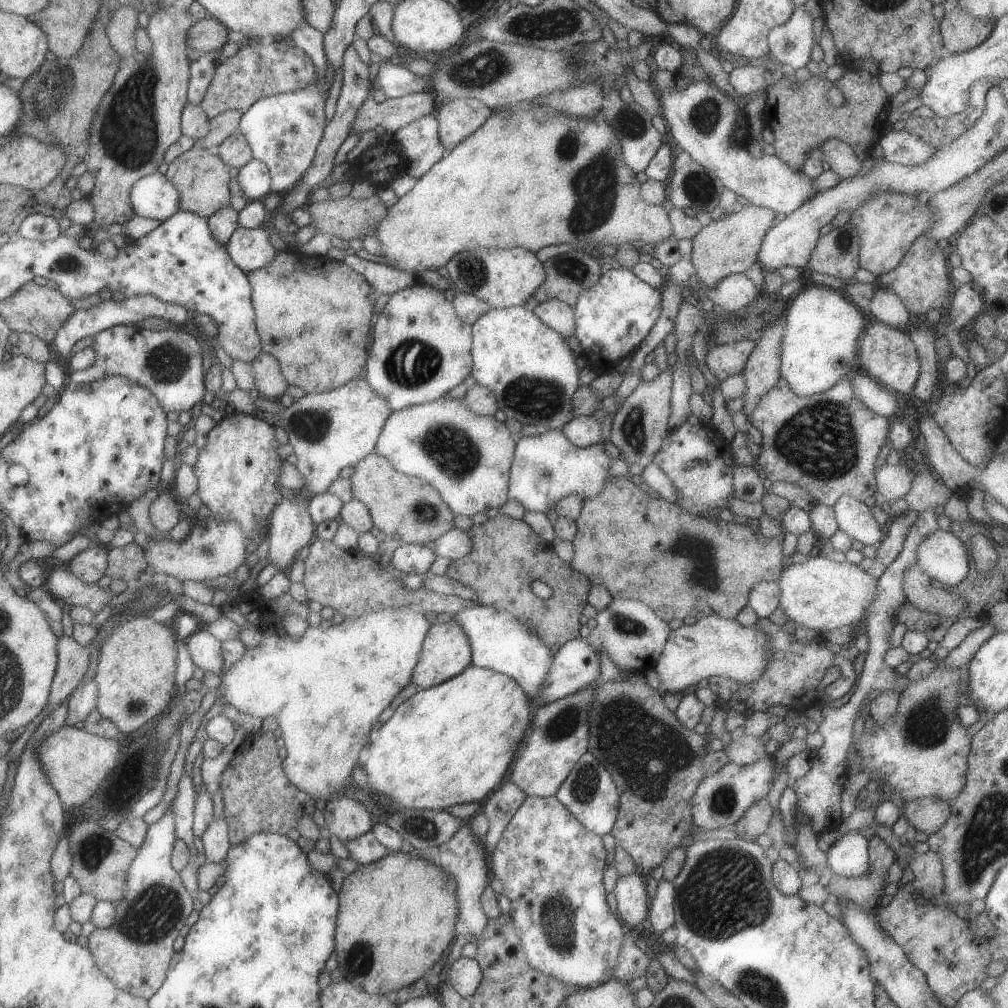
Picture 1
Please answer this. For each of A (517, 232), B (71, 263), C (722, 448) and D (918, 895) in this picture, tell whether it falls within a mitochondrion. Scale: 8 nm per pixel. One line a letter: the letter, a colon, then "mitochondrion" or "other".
A: other
B: mitochondrion
C: other
D: other

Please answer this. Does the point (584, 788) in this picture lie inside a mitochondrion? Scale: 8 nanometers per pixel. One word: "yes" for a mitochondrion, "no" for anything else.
yes

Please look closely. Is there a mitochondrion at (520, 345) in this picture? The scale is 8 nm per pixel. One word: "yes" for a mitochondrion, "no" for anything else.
no

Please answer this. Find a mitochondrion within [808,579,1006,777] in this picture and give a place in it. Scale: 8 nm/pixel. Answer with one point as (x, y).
(927, 724)

